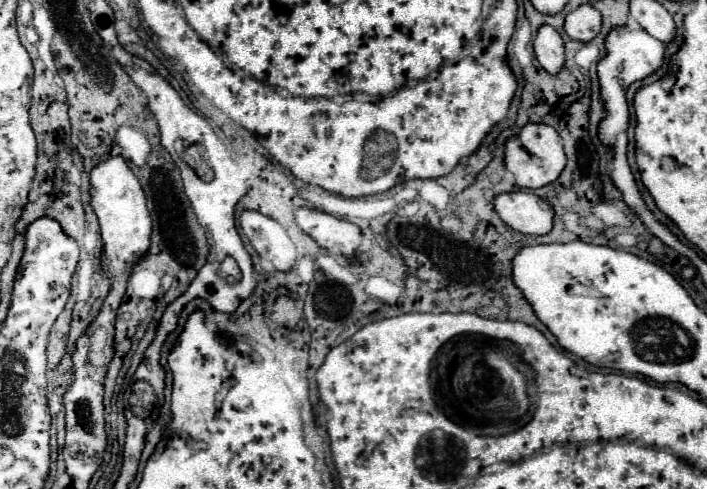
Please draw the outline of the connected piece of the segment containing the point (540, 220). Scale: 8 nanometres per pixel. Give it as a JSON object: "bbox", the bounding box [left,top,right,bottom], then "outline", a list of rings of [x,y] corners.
{"bbox":[494,190,554,234],"outline":[[[516,190],[504,192],[494,198],[494,208],[498,216],[514,230],[522,234],[546,234],[552,230],[554,210],[544,200],[532,192]]]}

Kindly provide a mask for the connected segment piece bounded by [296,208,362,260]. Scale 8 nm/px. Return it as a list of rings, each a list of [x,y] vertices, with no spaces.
[[[298,208],[296,220],[298,226],[322,248],[342,252],[348,260],[354,260],[358,254],[358,246],[362,242],[358,226],[312,208]]]

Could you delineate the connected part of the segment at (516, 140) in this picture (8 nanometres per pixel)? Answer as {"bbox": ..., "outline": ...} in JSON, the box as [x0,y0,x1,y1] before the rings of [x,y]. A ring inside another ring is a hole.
{"bbox":[504,122,566,190],"outline":[[[528,122],[520,130],[520,134],[516,134],[514,138],[510,138],[504,144],[504,166],[506,166],[506,170],[510,170],[514,174],[516,184],[520,188],[534,190],[534,188],[554,182],[560,176],[560,172],[564,170],[564,164],[566,164],[566,154],[560,144],[560,136],[552,126]]]}

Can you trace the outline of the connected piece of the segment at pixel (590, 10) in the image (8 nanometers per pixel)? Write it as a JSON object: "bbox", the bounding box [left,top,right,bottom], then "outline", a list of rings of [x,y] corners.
{"bbox":[564,4,602,42],"outline":[[[580,4],[576,10],[566,14],[564,32],[580,42],[590,42],[602,24],[602,14],[592,4]]]}

